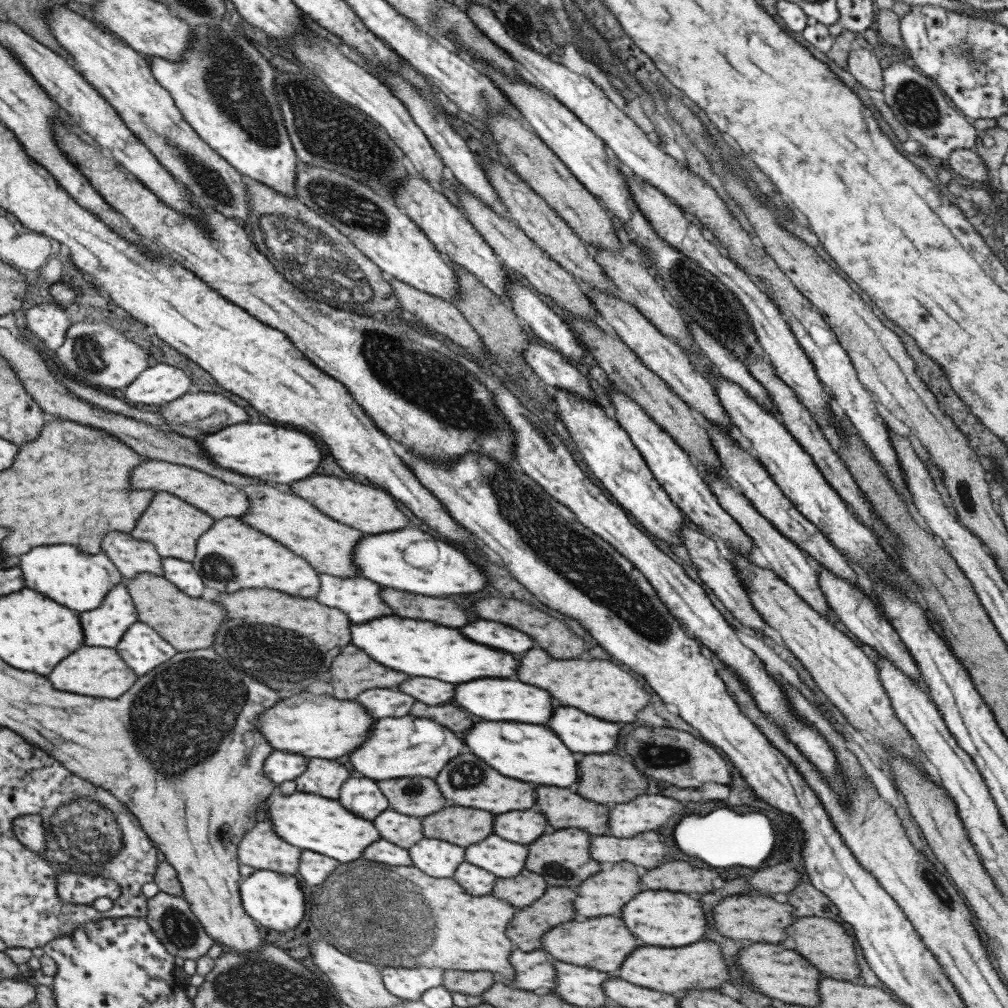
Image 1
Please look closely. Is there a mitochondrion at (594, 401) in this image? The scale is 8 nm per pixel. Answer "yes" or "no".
no

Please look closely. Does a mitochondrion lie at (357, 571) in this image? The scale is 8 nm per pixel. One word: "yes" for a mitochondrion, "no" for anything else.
no

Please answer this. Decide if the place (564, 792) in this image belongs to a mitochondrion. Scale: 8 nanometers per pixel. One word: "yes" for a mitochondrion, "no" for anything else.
no

